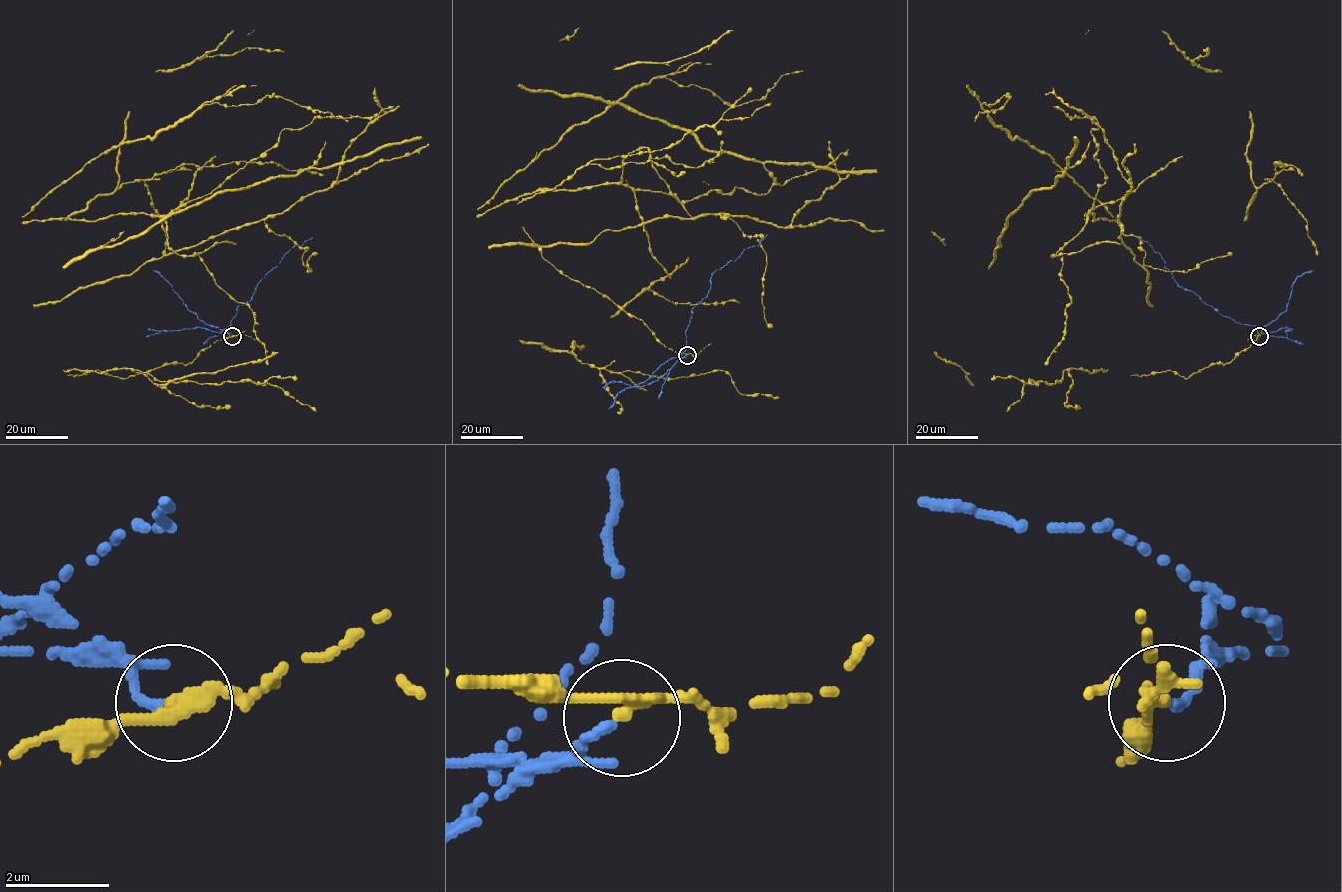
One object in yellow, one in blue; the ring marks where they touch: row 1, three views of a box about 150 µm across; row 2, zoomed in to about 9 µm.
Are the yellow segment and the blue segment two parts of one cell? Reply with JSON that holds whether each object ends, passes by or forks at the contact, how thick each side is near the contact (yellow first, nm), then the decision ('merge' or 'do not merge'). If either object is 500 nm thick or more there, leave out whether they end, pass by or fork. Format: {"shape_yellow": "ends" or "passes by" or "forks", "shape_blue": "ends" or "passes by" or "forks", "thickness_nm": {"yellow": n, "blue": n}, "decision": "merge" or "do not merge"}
{"shape_yellow": "passes by", "shape_blue": "ends", "thickness_nm": {"yellow": 260, "blue": 200}, "decision": "do not merge"}

